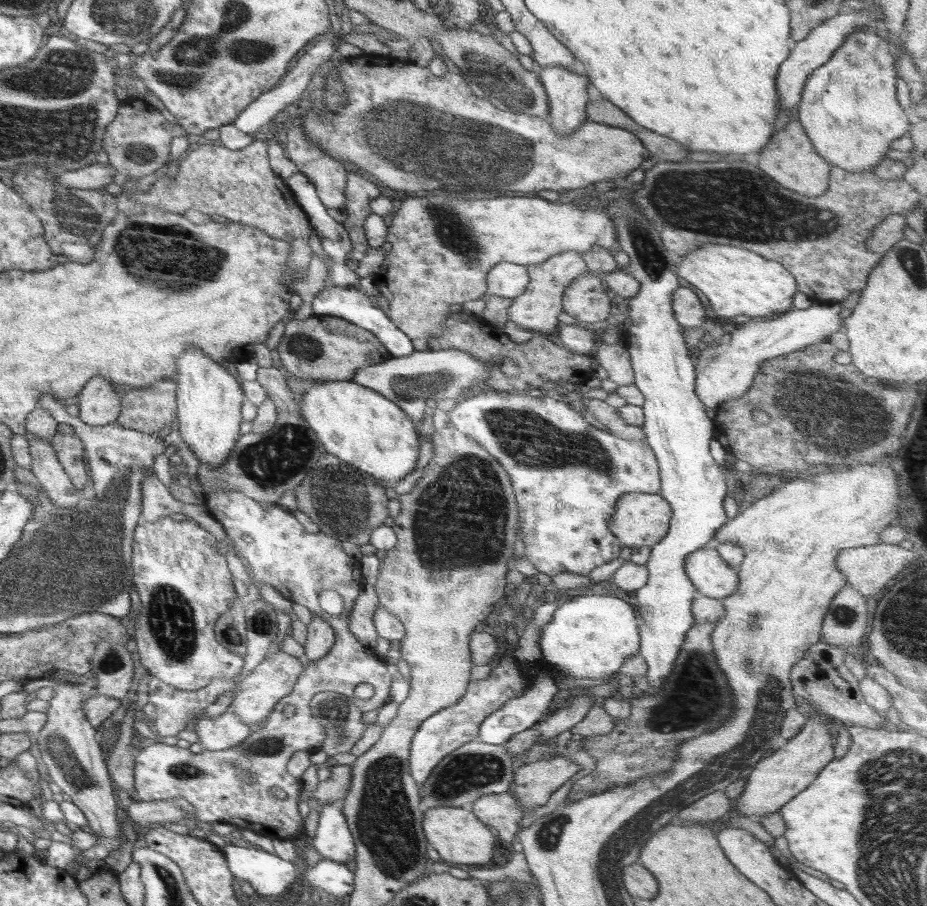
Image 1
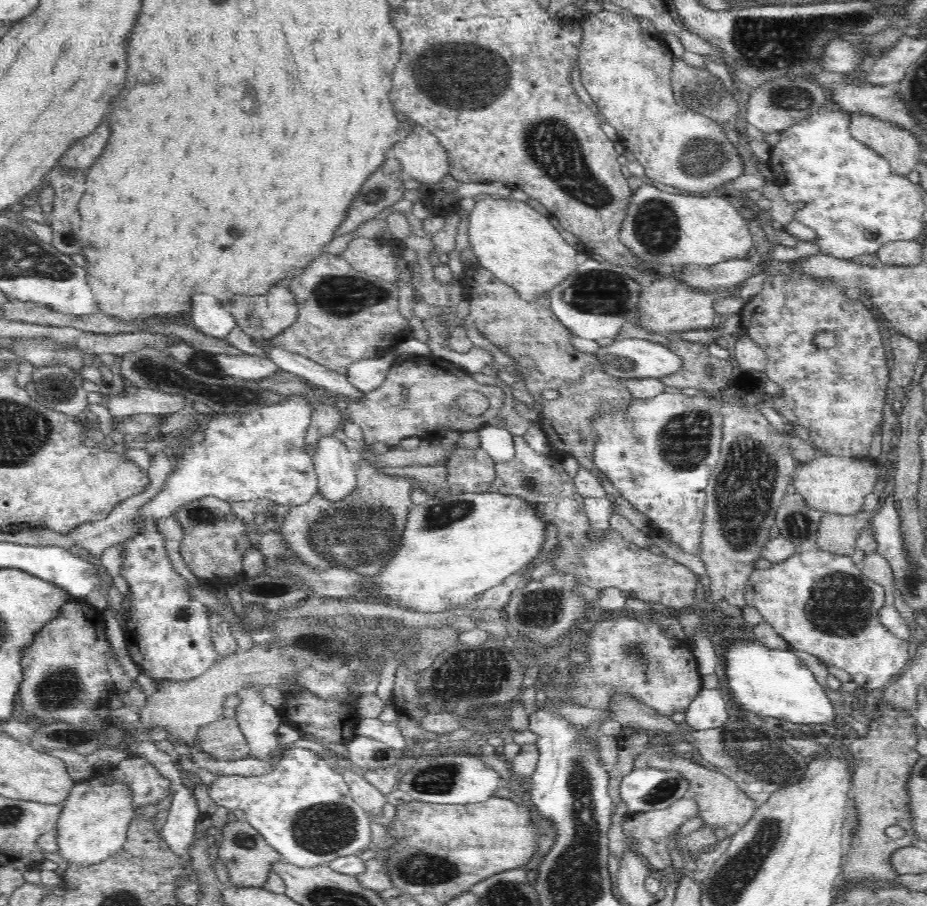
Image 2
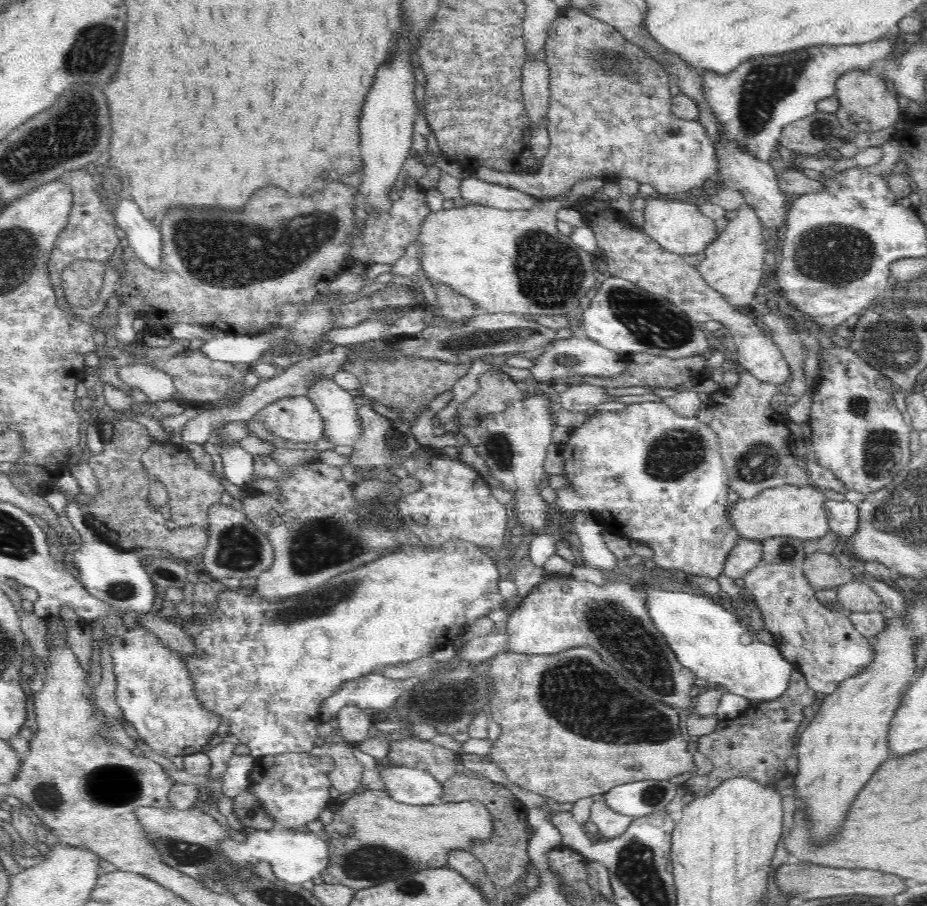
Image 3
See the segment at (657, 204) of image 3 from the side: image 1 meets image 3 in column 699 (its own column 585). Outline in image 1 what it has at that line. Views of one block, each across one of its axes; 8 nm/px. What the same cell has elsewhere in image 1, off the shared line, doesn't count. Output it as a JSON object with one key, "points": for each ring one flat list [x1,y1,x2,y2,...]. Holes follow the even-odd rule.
{"points":[[420,193,418,195,406,195,401,197,400,208,396,209,392,225,388,226,386,242,390,242,390,253,385,255,384,266,381,267,381,284,379,294,382,294,388,300,388,318,411,342,415,351,429,350,428,342,430,338,441,336,445,332,446,321,450,315,450,308,454,304,463,304,469,300,481,298,487,292,487,274,492,267,500,263,514,263,528,267,535,267,546,261,551,256,556,256,570,250,580,254,592,250,592,246,601,246,606,250,612,249,612,246,618,243,618,233,614,227,612,217,608,215,606,209,594,211,594,209,582,210,577,204,564,204,561,202,548,202,538,196,518,196,518,198,490,198,490,200,466,200,460,198,458,194,442,194,442,196,432,196,429,193]]}

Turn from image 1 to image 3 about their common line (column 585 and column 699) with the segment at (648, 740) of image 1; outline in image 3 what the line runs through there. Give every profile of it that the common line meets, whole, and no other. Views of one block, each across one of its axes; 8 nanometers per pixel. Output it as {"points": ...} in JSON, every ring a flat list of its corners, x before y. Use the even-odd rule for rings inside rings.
{"points":[[796,668,792,671,792,679,786,692,774,700,762,700,751,704,746,716,736,720,726,718,719,721,716,730,696,739,697,750,705,754,713,763,713,769,704,776,692,773,682,785,682,792,691,793,695,798,708,796,722,782,732,778,749,778,764,786,774,786,778,780,790,776,786,768,786,758,796,754,791,736,796,736,798,726,802,724,802,710,812,705,817,692,808,687,805,676]]}

